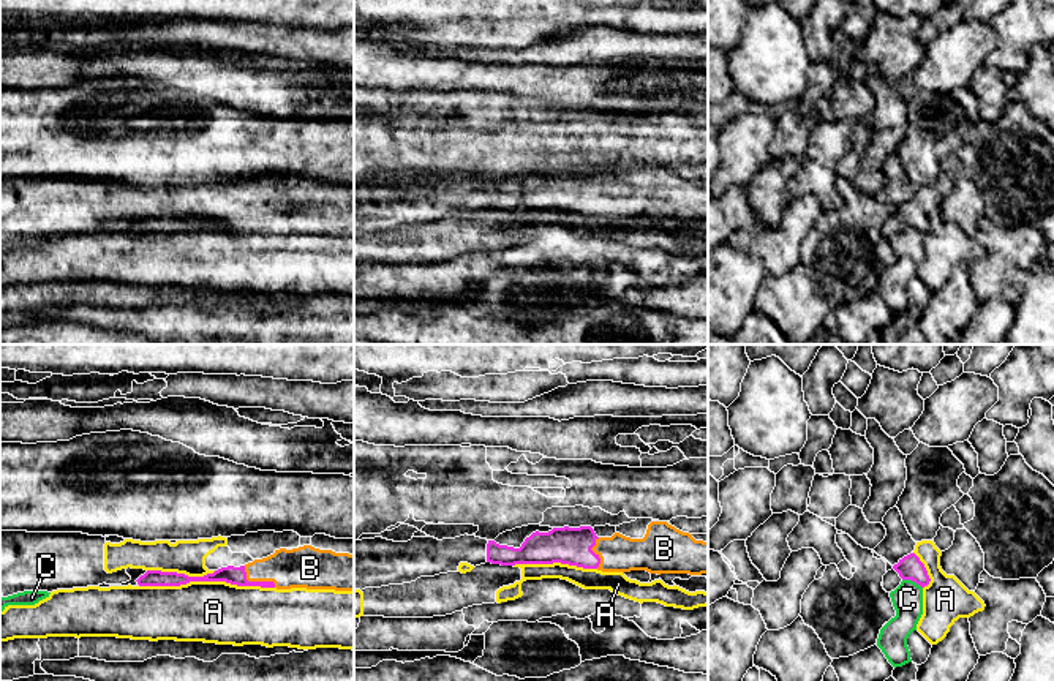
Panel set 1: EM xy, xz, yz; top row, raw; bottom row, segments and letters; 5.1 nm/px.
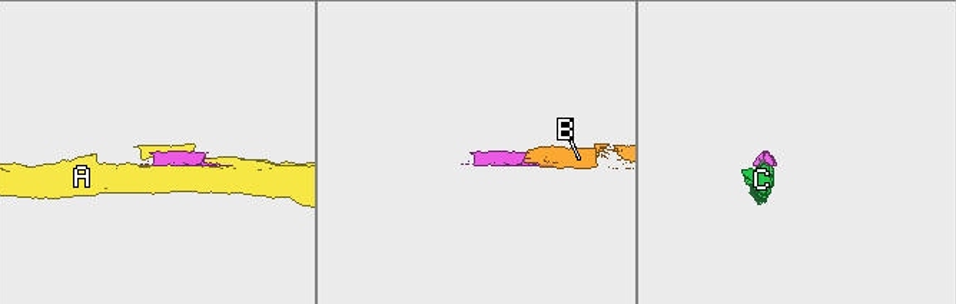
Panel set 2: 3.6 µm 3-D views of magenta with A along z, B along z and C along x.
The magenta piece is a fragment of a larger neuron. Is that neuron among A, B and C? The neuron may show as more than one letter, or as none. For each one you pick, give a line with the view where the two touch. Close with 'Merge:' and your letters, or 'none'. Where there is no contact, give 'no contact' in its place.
B: xy
Merge: B

